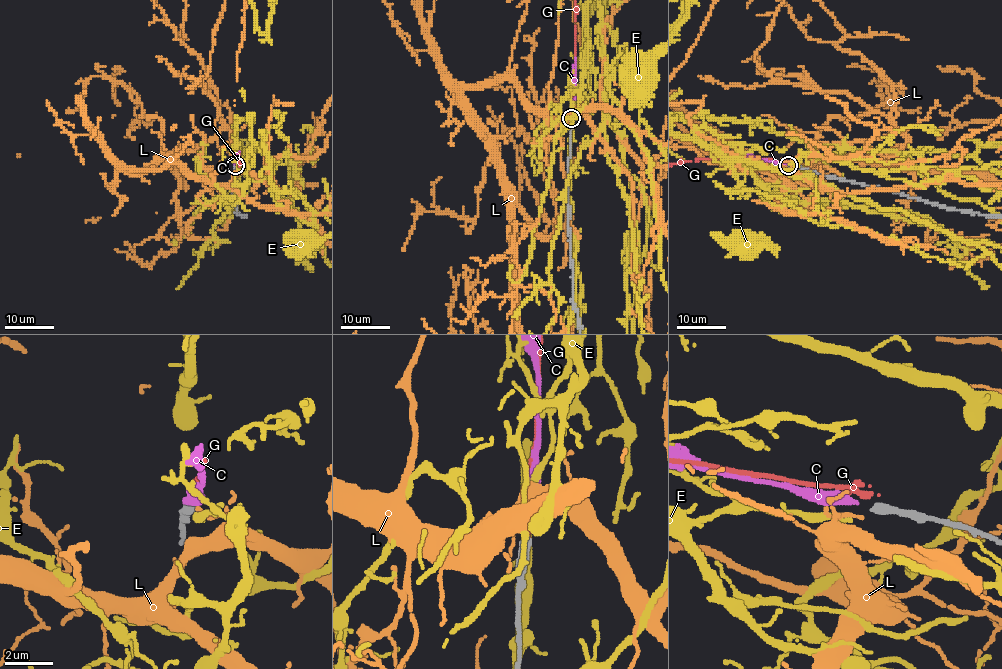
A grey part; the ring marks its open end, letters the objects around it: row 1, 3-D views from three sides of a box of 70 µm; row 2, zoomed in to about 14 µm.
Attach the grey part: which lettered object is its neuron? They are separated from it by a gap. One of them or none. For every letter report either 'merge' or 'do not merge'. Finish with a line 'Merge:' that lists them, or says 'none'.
C: merge
E: do not merge
G: do not merge
L: do not merge
Merge: C

